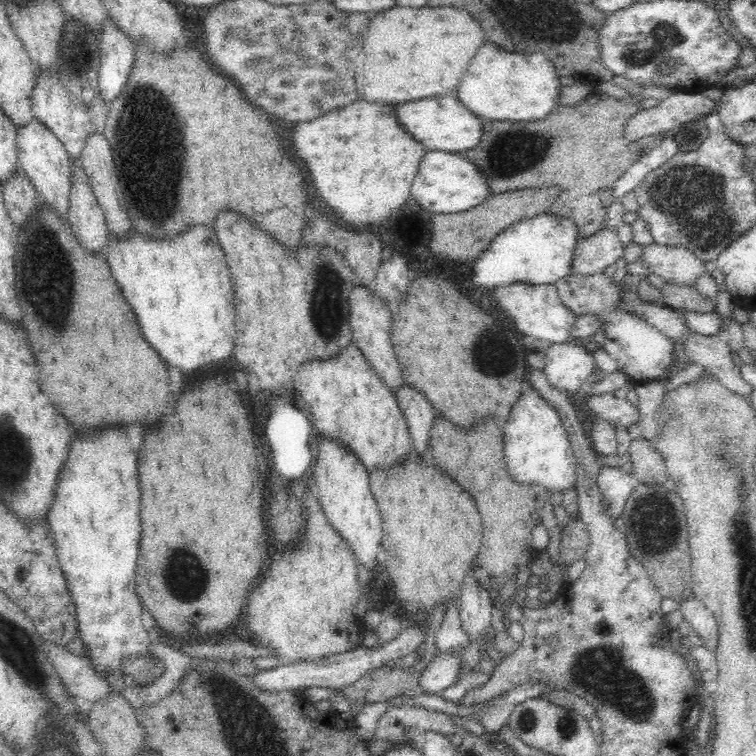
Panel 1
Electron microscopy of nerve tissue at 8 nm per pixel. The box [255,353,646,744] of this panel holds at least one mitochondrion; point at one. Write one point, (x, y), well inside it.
(568, 721)

